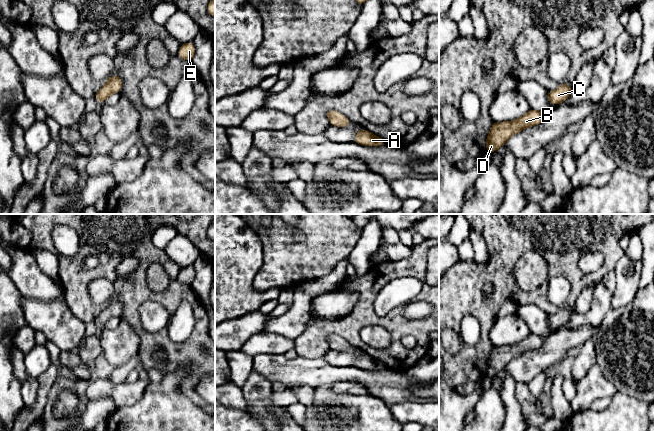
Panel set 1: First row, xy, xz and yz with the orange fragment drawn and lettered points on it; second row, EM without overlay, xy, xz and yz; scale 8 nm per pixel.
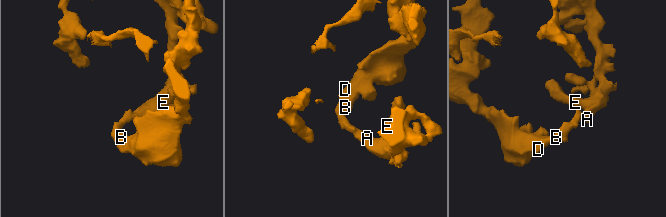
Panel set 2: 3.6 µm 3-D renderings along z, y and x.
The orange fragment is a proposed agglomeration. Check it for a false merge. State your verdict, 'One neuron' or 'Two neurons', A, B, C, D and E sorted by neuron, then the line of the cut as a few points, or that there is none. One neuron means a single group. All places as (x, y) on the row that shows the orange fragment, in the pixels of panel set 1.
One neuron. Groups: A B C D E. No split

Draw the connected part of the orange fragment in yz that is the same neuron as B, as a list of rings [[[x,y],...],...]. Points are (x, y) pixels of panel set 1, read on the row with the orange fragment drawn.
[[[530,109],[522,117],[505,122],[494,122],[486,138],[486,152],[493,154],[514,134],[530,126],[541,124],[547,113]]]

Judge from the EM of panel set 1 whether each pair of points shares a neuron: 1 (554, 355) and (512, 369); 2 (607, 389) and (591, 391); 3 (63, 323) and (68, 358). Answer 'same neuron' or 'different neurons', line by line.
1: same neuron
2: same neuron
3: different neurons

